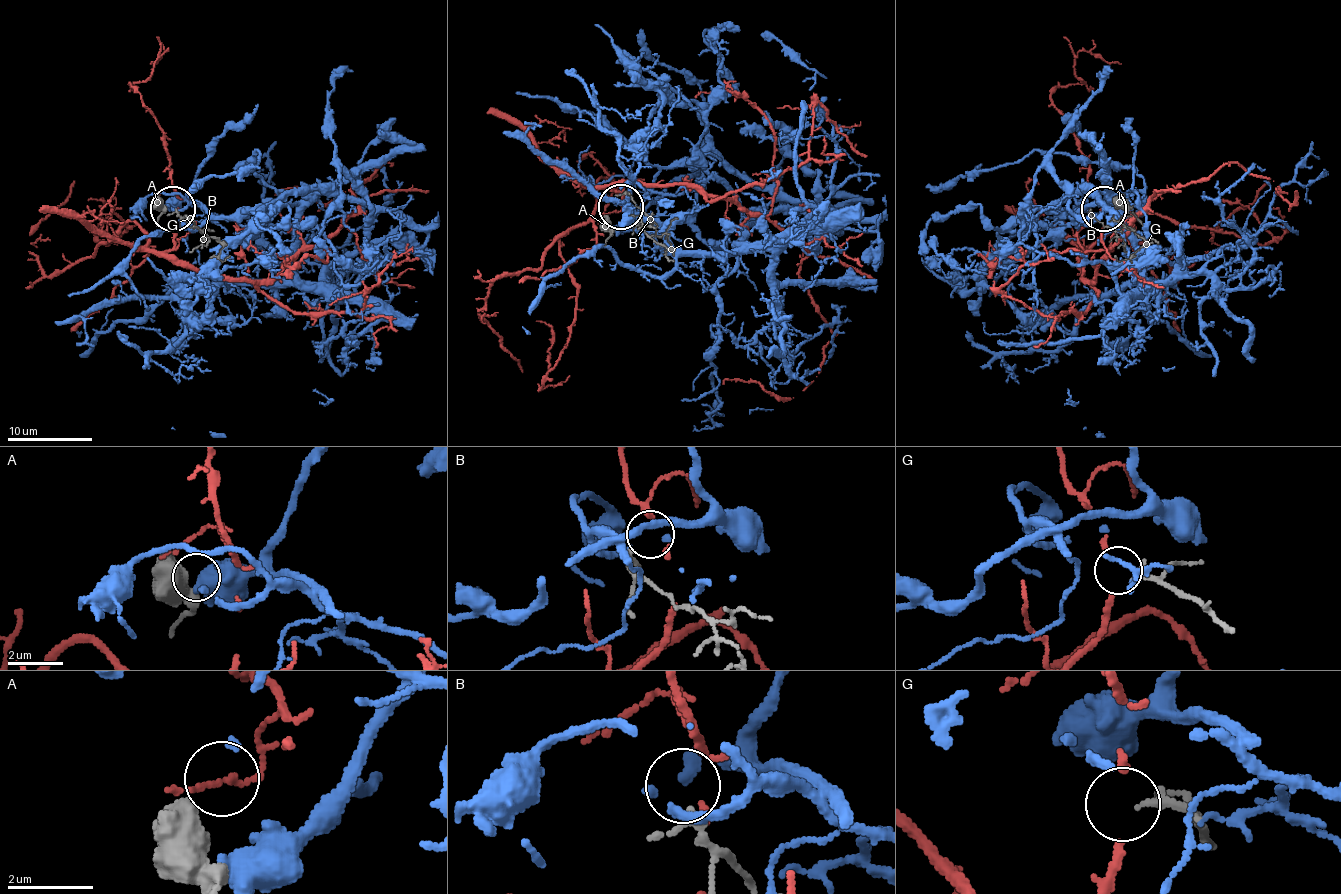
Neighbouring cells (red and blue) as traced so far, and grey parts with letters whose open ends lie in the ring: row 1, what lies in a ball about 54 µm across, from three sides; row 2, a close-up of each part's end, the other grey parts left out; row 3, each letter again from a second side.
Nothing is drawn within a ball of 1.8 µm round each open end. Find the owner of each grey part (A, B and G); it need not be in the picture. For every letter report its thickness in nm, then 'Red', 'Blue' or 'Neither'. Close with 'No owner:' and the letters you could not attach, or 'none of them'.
A: Thickness 700 nm. Blue
B: Thickness 200 nm. Neither
G: Thickness 160 nm. Red
No owner: B

